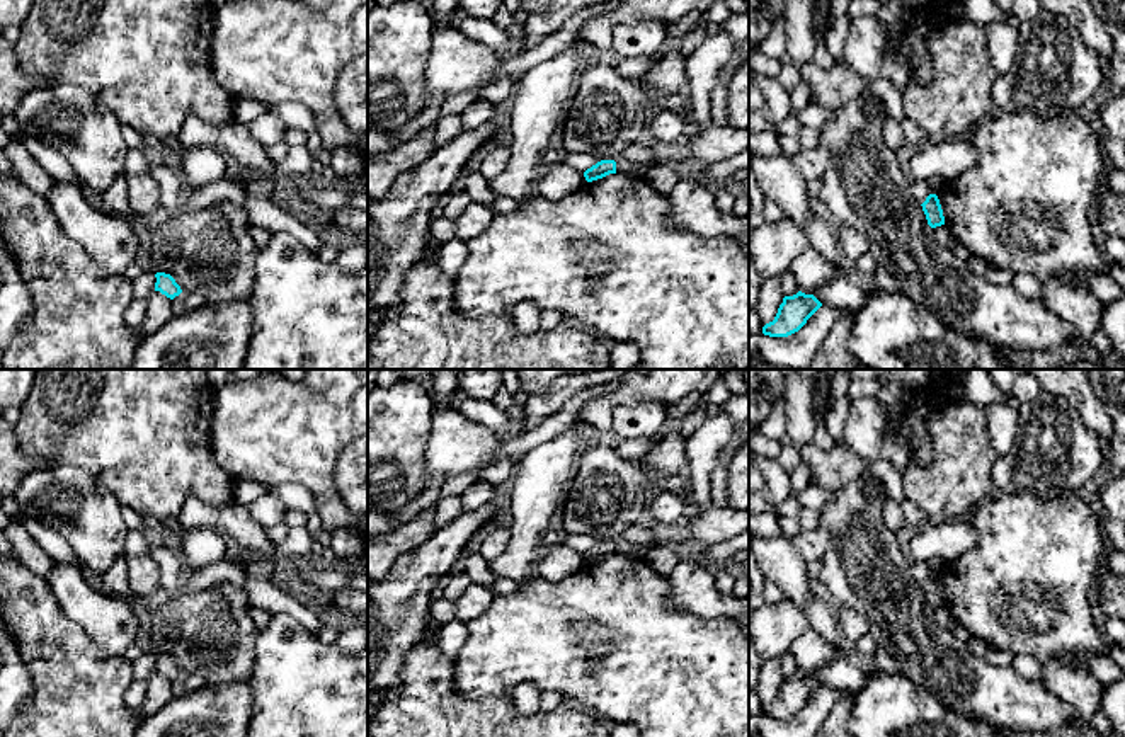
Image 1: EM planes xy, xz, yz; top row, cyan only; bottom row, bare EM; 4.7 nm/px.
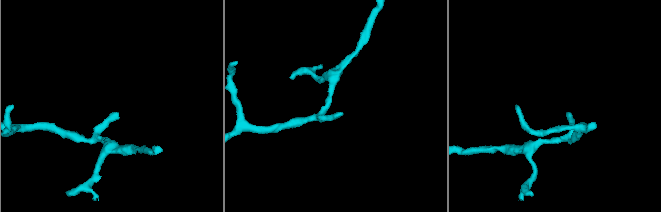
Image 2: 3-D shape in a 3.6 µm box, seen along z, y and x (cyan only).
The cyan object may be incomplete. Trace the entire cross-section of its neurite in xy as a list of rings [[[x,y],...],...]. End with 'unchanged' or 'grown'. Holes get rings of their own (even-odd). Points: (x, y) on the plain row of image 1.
[[[157,654],[155,659],[157,659],[155,672],[160,672],[167,679],[174,681],[182,674],[180,667],[175,664],[175,660],[170,655]]]; unchanged

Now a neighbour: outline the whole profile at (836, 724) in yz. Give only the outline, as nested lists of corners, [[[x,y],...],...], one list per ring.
[[[841,698],[822,722],[815,737],[853,737],[849,732],[851,708],[851,700]]]

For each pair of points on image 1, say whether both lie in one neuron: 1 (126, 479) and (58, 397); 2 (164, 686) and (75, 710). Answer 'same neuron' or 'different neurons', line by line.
1: same neuron
2: different neurons

